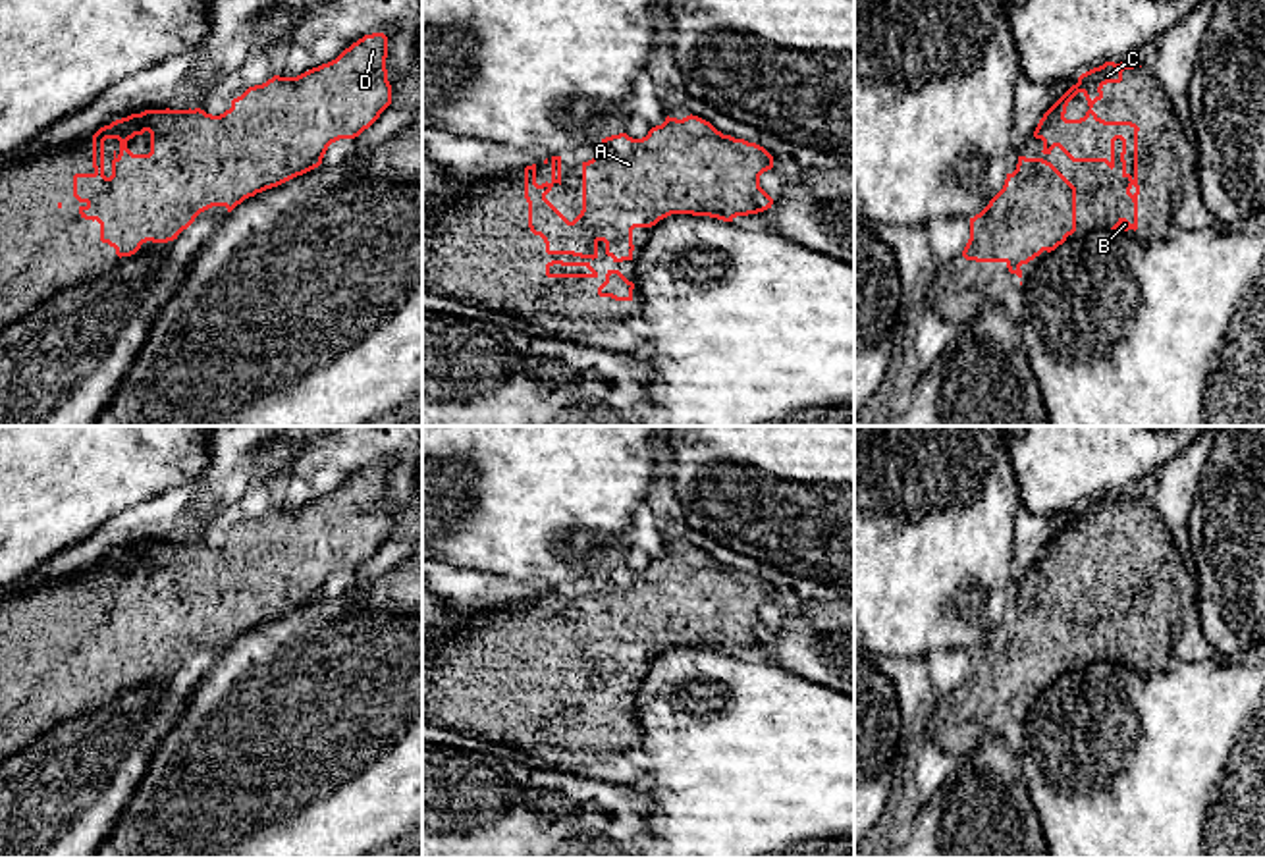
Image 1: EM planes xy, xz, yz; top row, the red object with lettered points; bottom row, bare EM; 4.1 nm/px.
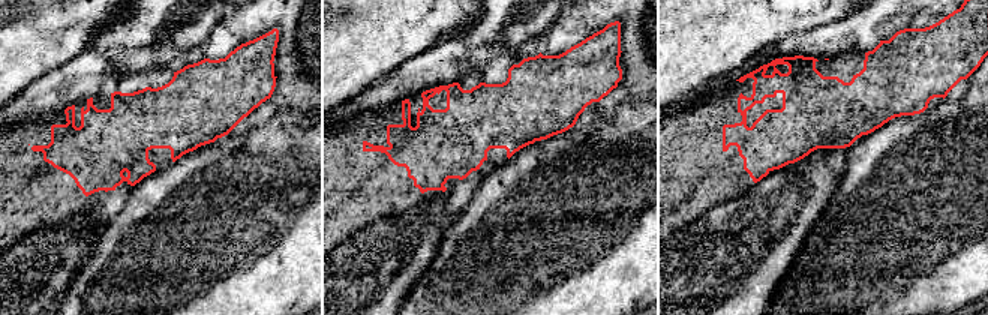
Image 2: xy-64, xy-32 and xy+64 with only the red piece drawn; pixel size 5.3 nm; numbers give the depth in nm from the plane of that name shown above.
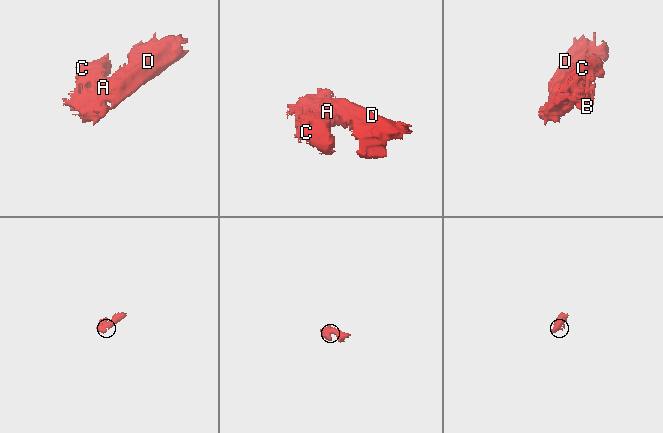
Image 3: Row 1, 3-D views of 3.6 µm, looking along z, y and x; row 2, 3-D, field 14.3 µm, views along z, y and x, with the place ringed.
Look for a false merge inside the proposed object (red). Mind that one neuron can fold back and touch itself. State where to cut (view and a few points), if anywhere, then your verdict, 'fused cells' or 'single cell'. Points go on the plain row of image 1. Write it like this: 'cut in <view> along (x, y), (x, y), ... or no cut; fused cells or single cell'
no cut; single cell

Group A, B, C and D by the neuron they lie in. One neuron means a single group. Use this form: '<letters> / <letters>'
A B C D

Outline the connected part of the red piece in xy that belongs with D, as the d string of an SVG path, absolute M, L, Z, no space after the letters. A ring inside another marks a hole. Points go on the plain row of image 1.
M384 465L364 467L336 492L312 499L297 509L274 507L262 517L249 519L231 532L231 540L220 548L195 542L145 542L116 551L93 567L93 605L73 607L73 629L81 634L79 646L100 656L100 673L116 681L116 686L131 688L143 675L168 675L187 661L195 650L212 640L226 638L231 644L245 630L278 619L322 596L328 578L339 571L355 571L368 561L391 536L391 517L386 501L388 469ZM150 565L150 584L133 586L127 573L135 567ZM118 571L114 582L112 607L104 607L104 573Z

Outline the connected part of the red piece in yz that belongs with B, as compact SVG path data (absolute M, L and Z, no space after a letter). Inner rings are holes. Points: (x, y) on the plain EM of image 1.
M1105 494L1078 509L1072 517L1039 551L1034 569L1043 573L1043 586L1051 586L1059 578L1072 594L1105 594L1115 600L1115 573L1122 573L1122 609L1130 615L1126 627L1134 634L1134 654L1118 650L1111 661L1128 663L1138 661L1138 563L1132 553L1105 553L1091 540L1103 530L1107 515L1120 515L1124 501L1142 499L1138 494ZM1082 524L1090 542L1080 551L1066 551L1068 534Z

